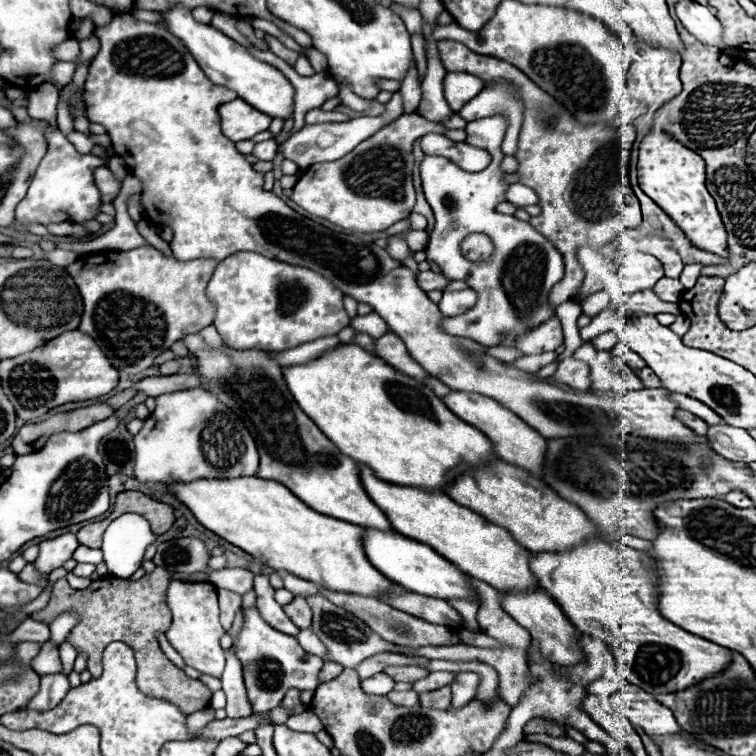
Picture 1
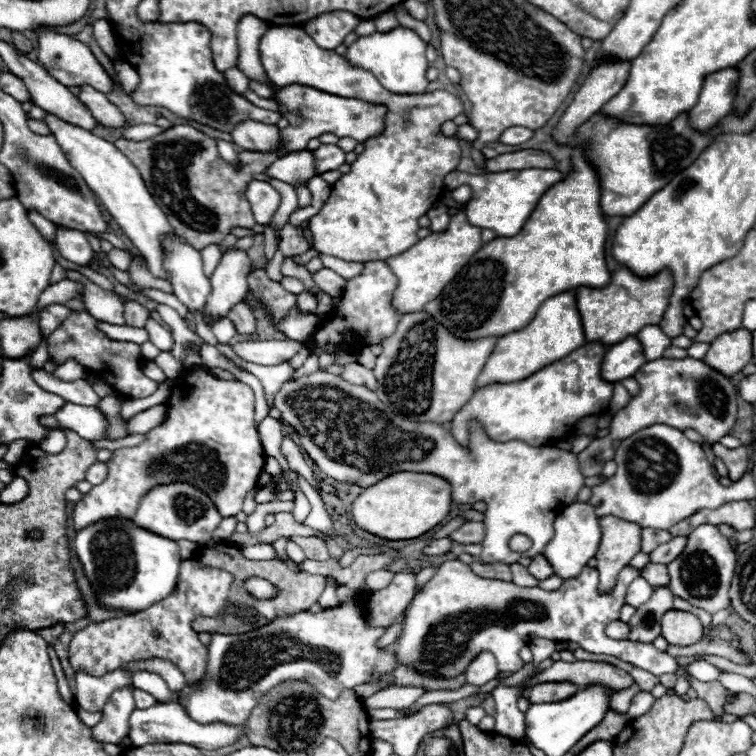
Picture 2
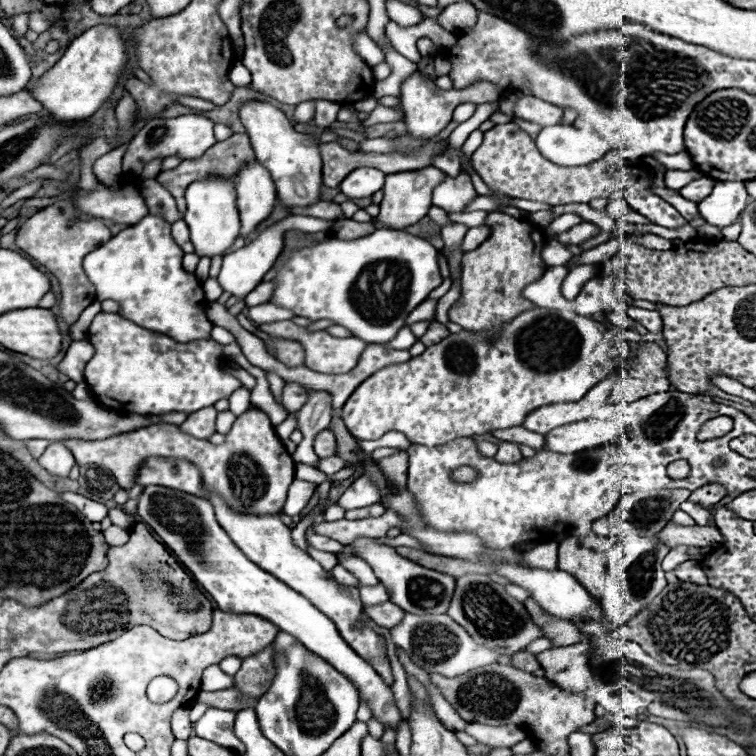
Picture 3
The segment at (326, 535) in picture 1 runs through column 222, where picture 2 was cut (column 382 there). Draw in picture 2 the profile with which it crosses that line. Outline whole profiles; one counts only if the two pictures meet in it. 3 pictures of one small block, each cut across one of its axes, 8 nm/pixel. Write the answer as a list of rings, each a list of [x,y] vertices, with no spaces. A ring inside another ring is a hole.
[[[420,472],[390,474],[374,486],[364,488],[362,494],[352,502],[352,520],[358,528],[386,540],[418,538],[448,516],[452,504],[450,492],[450,484],[440,476]]]

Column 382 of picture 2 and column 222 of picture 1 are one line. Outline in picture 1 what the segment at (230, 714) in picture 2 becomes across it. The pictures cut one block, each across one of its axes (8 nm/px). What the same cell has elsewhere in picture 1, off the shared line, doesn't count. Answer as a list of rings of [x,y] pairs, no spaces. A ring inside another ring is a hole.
[[[172,580],[166,590],[166,604],[172,612],[172,626],[166,632],[168,642],[178,650],[184,662],[202,674],[220,678],[224,670],[224,650],[220,646],[220,636],[226,632],[218,622],[218,596],[210,582],[182,582]]]

